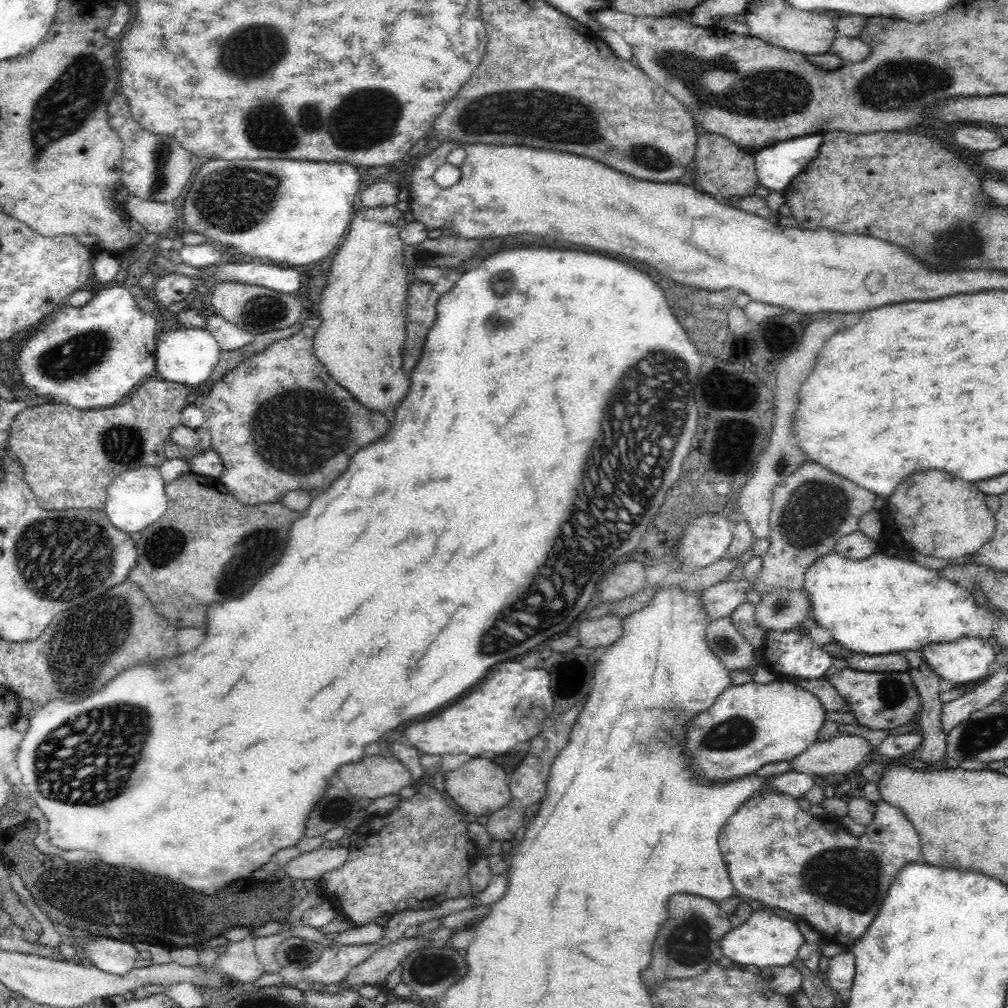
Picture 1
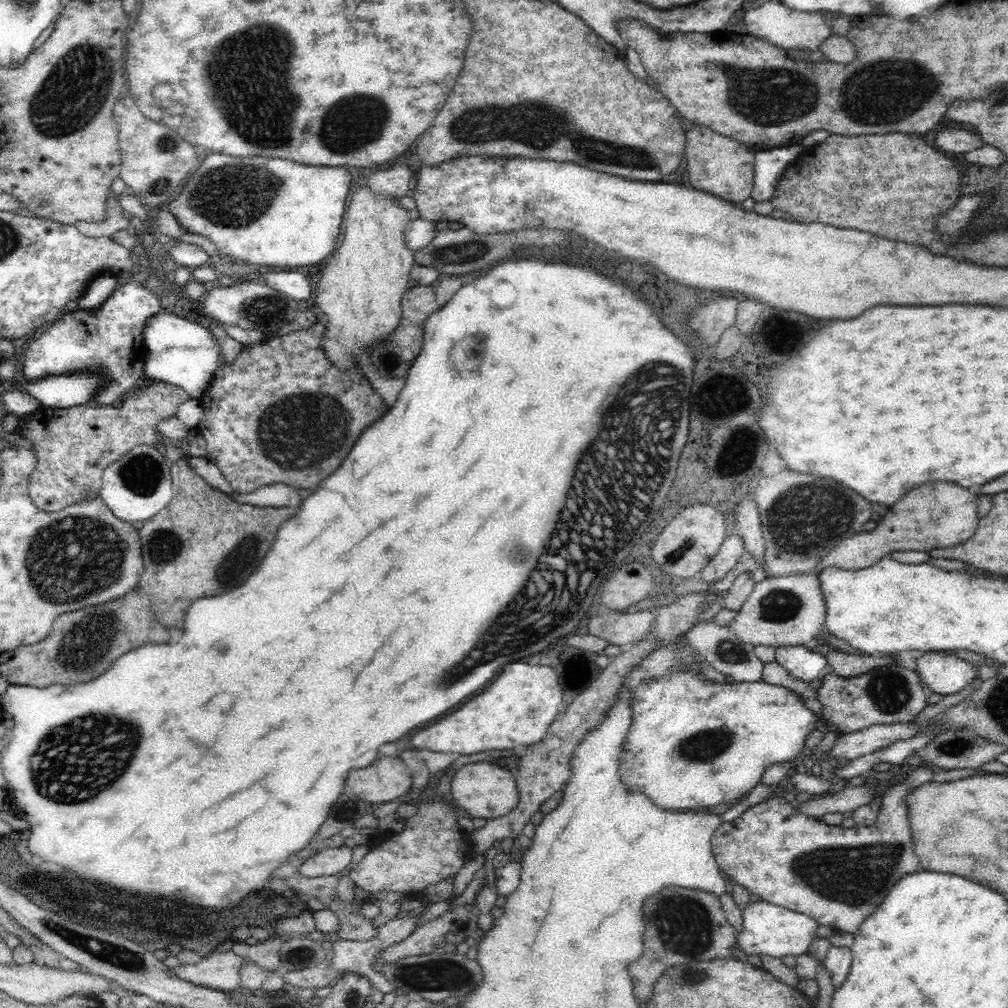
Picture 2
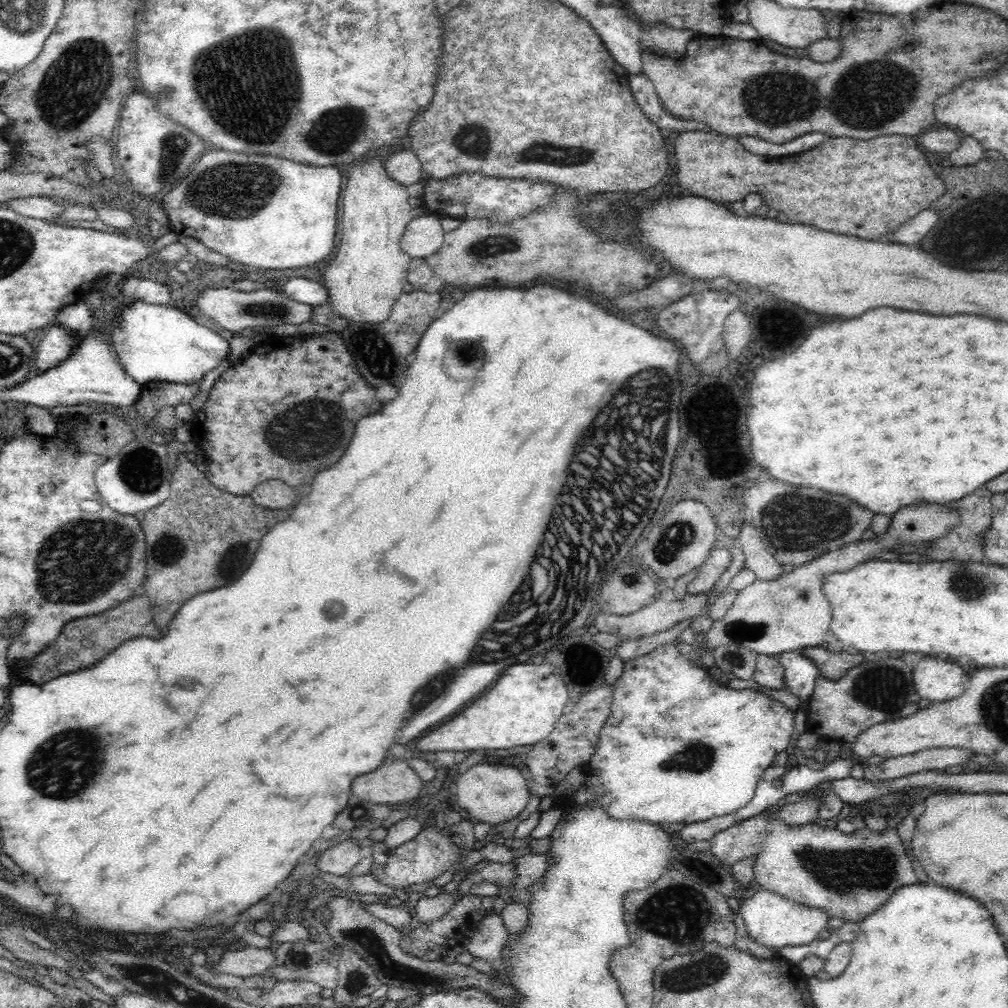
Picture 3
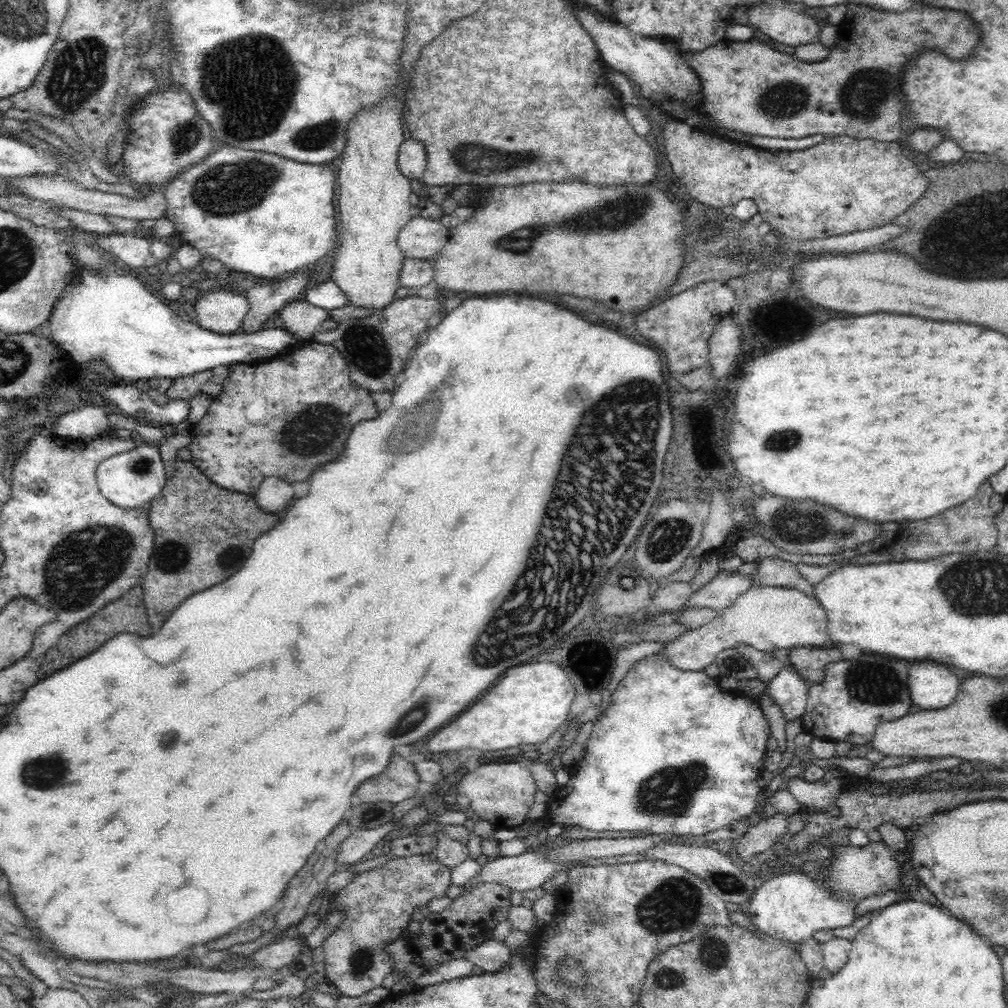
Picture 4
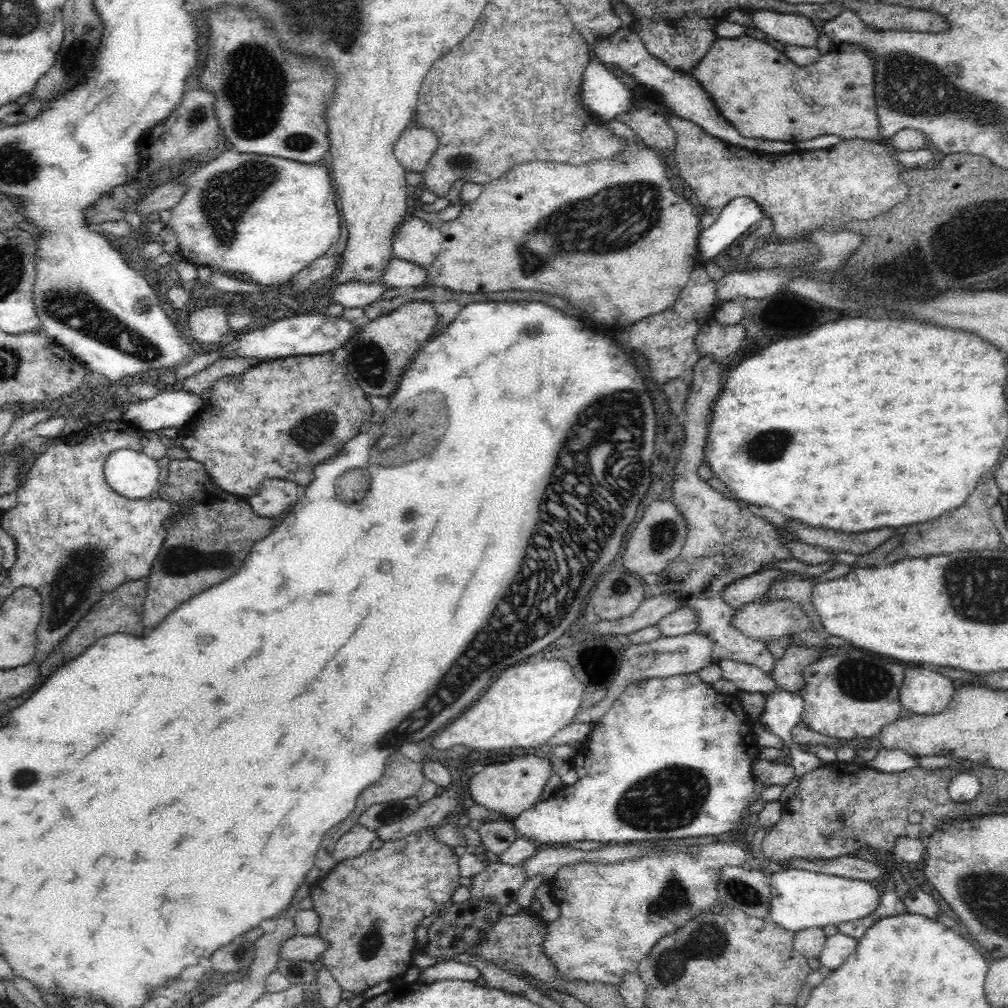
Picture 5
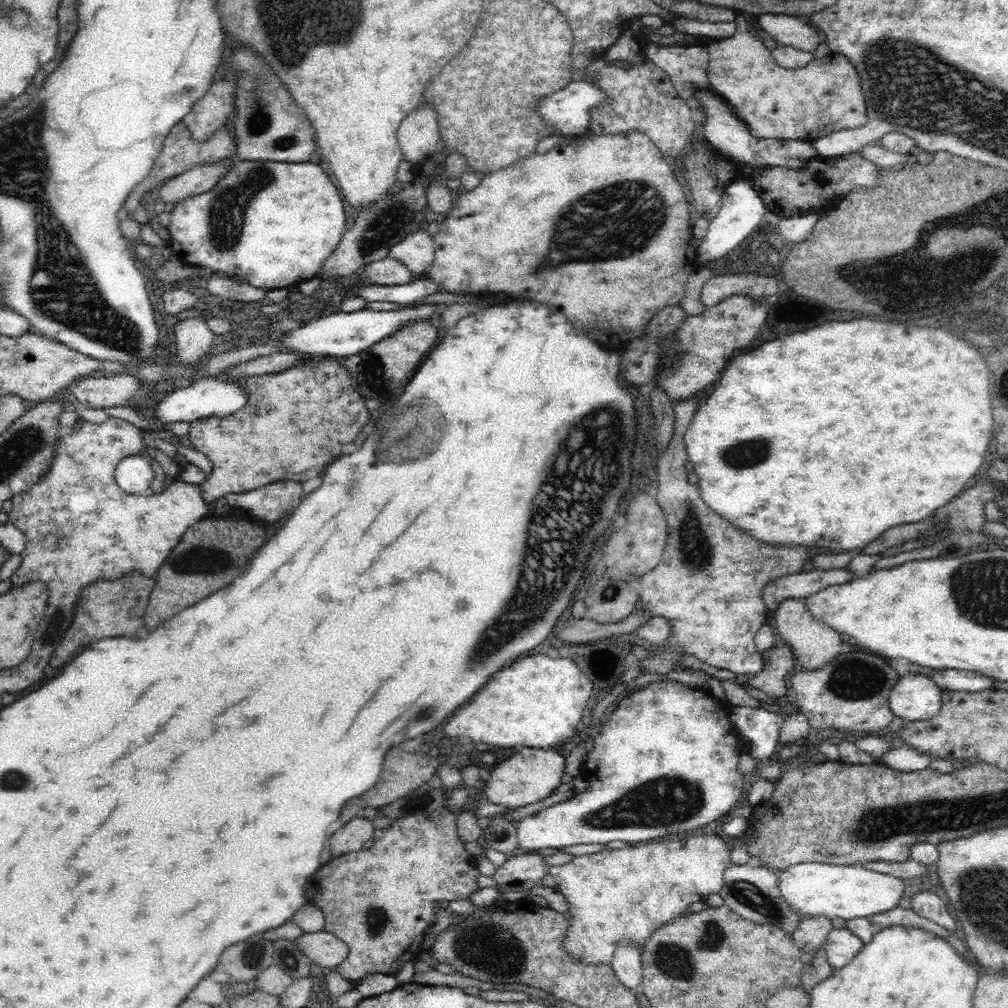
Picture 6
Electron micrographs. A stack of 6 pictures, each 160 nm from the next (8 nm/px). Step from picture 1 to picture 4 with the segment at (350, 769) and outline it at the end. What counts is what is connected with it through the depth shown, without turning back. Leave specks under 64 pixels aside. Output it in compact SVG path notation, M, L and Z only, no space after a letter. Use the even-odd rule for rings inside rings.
M396 753L391 756L388 766L380 774L367 778L356 787L353 801L388 801L395 805L416 794L420 779L417 766Z

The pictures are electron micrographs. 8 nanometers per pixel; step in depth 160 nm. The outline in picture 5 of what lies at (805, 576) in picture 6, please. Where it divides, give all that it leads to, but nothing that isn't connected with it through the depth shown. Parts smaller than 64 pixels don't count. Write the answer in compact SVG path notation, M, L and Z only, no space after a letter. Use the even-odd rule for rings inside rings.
M768 569L739 578L723 589L724 602L733 608L739 608L742 603L766 599L762 598L764 592L780 574L784 574L784 571Z

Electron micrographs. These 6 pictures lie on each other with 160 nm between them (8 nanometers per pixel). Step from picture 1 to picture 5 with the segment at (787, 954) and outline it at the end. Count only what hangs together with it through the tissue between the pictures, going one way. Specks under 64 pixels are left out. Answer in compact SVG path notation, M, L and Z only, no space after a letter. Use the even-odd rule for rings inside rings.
M773 869L769 876L769 914L768 919L775 926L783 927L784 930L796 934L804 929L824 928L828 925L838 927L844 922L854 922L869 916L878 908L880 892L878 888L871 886L870 882L862 879L846 879L839 875L827 875L821 872L805 871L798 869Z

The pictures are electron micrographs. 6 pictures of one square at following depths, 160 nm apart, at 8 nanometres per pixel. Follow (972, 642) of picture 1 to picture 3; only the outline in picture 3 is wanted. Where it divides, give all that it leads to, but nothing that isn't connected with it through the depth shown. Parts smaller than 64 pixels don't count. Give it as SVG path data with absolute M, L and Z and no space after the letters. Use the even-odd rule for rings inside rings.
M928 658L928 660L922 660L920 664L916 664L913 672L914 687L917 693L921 698L928 698L932 703L958 698L966 690L969 680L969 675L966 674L962 666L945 659Z

